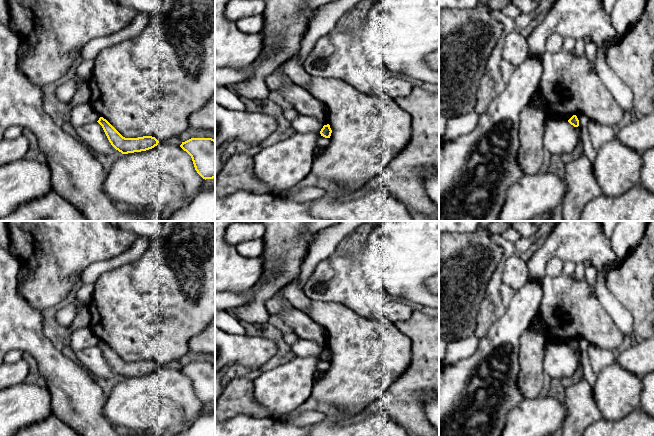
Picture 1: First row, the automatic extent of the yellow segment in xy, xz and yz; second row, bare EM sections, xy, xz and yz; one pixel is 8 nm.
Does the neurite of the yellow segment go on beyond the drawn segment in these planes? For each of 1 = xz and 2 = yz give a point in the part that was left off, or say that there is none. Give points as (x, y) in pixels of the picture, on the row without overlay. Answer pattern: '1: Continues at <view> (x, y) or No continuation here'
1: No continuation here
2: No continuation here

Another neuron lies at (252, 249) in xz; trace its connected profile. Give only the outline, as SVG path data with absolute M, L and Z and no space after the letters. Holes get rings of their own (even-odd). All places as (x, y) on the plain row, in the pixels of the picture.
M263 238L255 239L252 241L245 241L236 246L237 252L248 258L261 257L264 251Z

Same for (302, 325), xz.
M293 307L285 308L276 314L299 338L316 342L323 350L330 347L329 335L323 326L316 323L309 315Z

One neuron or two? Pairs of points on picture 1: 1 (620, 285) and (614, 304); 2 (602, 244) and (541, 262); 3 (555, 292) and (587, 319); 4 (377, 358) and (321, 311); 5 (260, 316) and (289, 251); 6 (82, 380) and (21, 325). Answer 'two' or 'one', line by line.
1: two
2: one
3: one
4: one
5: one
6: one

